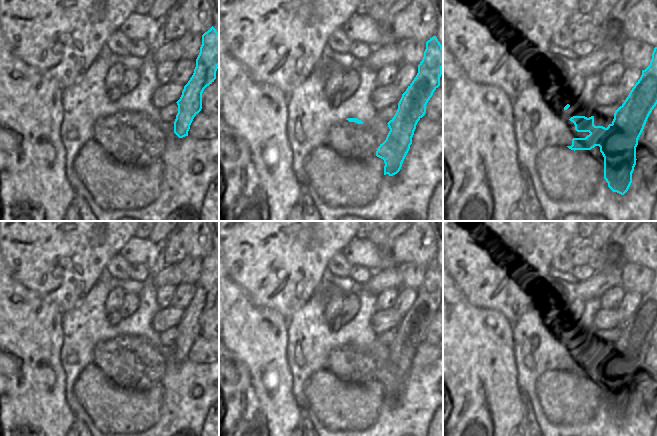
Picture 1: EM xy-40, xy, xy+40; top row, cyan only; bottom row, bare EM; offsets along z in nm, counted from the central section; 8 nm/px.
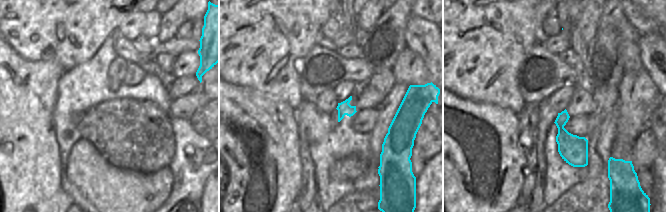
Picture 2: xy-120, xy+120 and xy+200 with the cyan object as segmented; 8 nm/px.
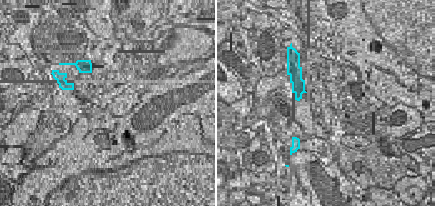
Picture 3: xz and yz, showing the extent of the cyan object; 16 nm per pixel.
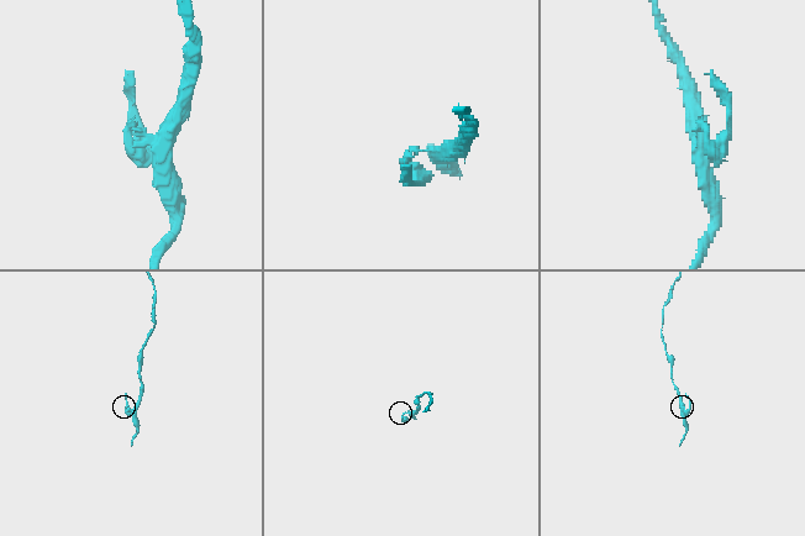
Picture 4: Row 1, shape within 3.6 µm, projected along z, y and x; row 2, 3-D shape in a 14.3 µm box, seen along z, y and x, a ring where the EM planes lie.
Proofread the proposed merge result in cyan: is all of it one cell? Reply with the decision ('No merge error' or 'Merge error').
Merge error.

